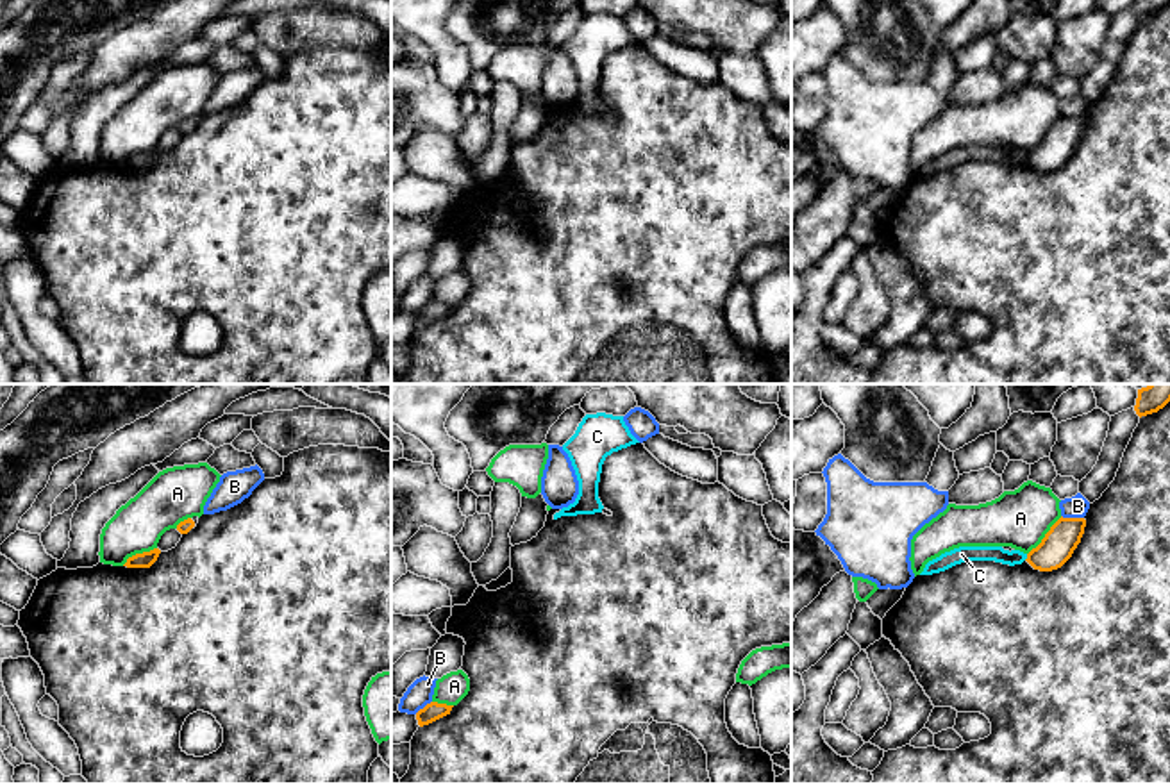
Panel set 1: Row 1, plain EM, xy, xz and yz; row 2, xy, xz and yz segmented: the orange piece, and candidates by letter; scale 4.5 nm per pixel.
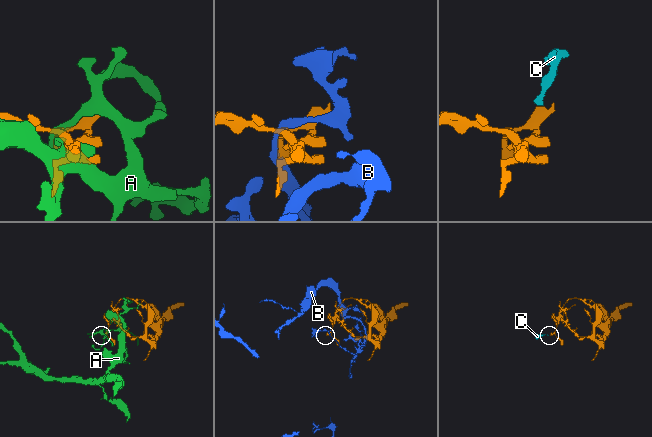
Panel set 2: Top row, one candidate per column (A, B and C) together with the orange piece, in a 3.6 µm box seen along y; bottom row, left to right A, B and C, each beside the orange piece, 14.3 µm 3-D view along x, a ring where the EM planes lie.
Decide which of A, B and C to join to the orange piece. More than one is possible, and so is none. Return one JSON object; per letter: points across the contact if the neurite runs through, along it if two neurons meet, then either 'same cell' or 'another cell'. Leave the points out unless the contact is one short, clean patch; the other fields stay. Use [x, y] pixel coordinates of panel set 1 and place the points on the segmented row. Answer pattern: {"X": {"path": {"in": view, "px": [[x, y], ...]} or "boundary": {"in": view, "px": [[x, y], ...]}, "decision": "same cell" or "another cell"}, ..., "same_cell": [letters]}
{"A": {"decision": "another cell"}, "B": {"decision": "another cell"}, "C": {"boundary": {"in": "yz", "px": [[1027, 554], [1024, 559]]}, "decision": "another cell"}, "same_cell": []}

